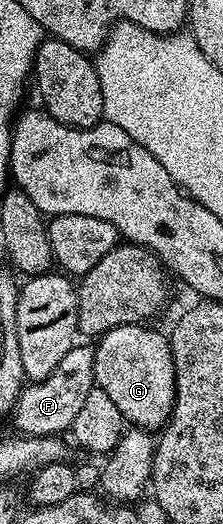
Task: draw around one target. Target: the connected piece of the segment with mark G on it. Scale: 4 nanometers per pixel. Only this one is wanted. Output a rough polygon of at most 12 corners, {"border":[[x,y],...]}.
{"border":[[149,324],[96,339],[93,381],[126,423],[157,432],[177,377]]}

